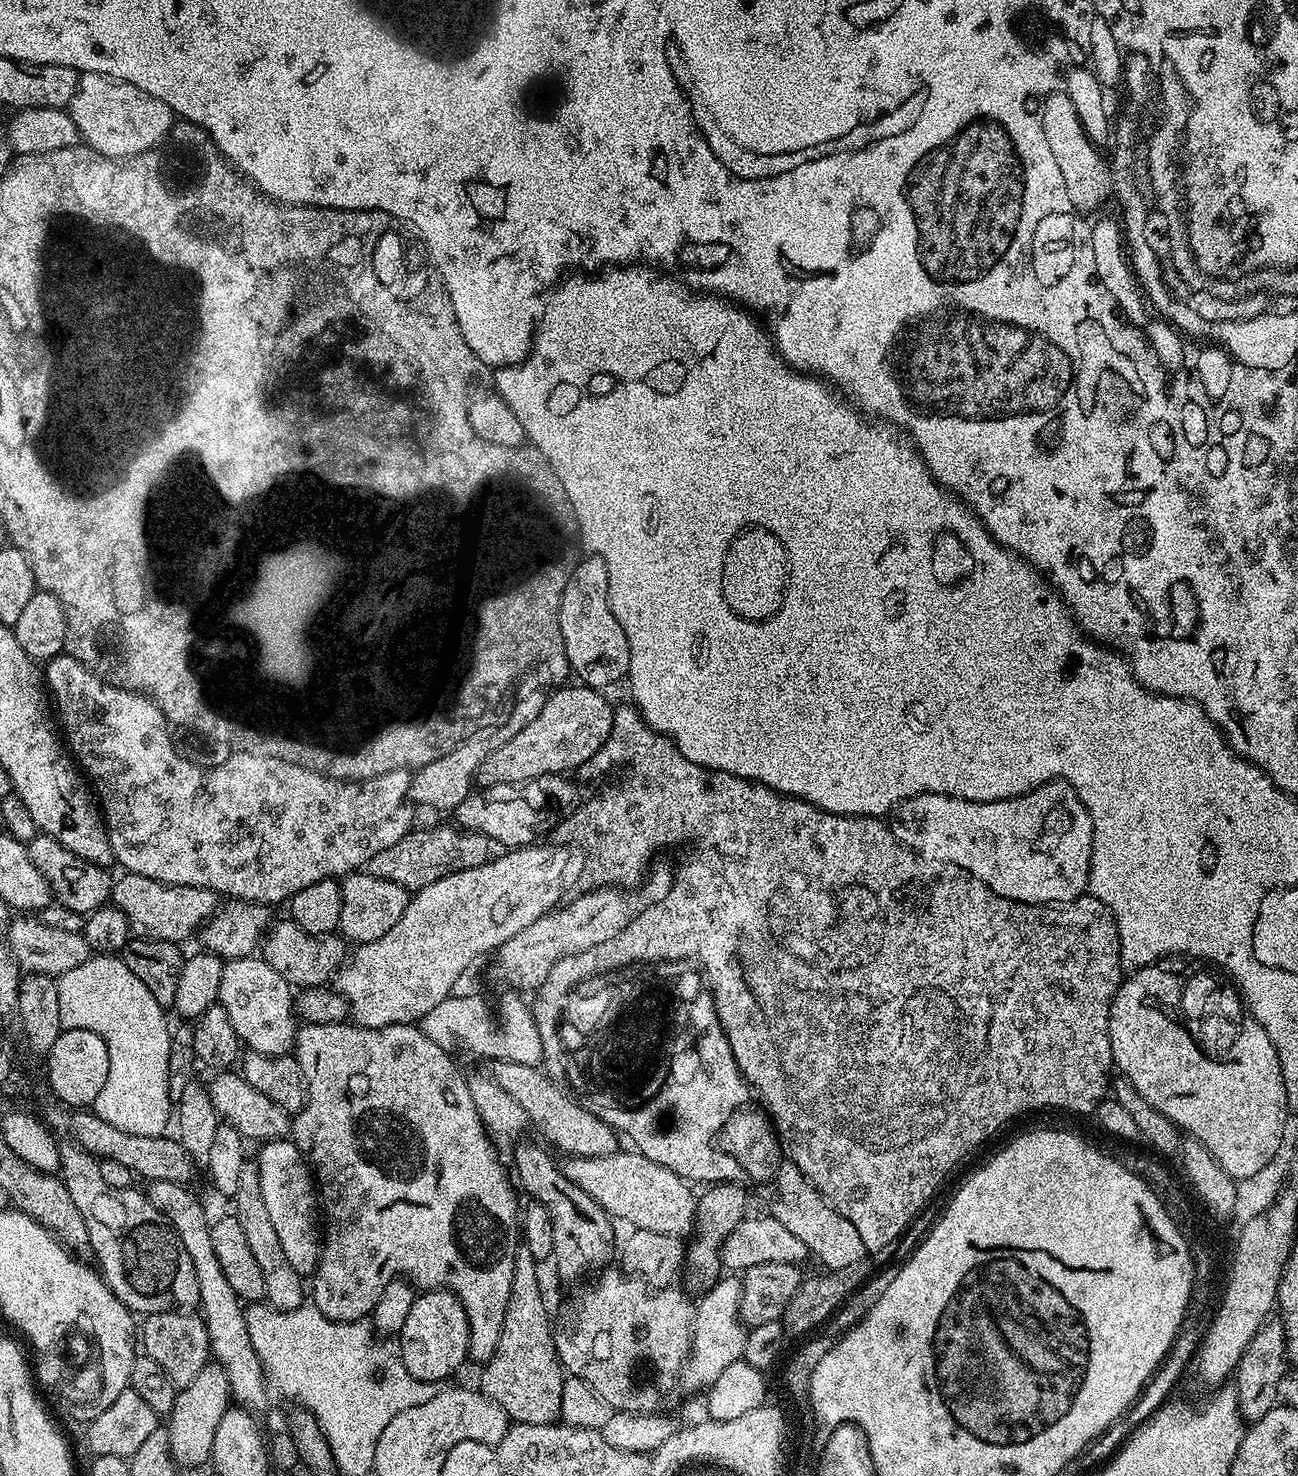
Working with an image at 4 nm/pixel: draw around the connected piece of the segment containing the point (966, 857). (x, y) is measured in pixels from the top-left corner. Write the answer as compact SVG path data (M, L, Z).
M1050 780L1047 784L1038 786L1024 796L994 798L990 802L974 802L973 800L963 800L957 796L923 792L914 798L906 798L892 809L890 827L896 841L912 849L921 860L958 866L971 873L974 878L982 881L992 892L999 896L1005 896L1008 900L1016 900L1020 904L1043 904L1045 906L1069 904L1071 900L1076 900L1078 897L1085 895L1088 886L1088 872L1090 870L1090 858L1092 857L1092 819L1086 810L1086 806L1078 798L1078 794L1064 780Z

